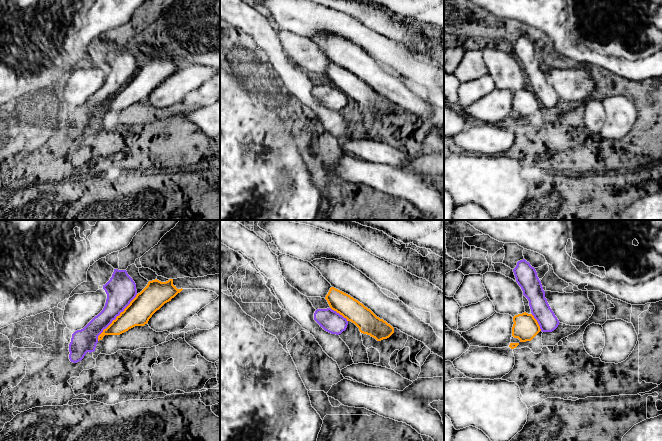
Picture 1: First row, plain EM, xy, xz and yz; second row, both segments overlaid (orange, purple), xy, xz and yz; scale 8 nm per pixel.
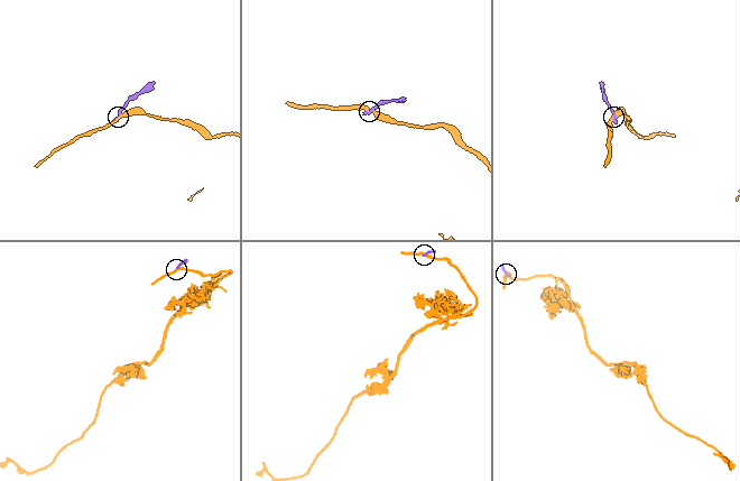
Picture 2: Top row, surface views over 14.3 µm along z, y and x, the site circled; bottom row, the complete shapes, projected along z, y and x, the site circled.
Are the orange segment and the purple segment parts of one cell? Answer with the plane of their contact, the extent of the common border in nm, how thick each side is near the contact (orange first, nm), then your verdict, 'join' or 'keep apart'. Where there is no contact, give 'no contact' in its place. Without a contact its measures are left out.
meets orange in xy; contact 500 nm long; 200 nm thick on the orange side, 240 nm on the other; keep apart

